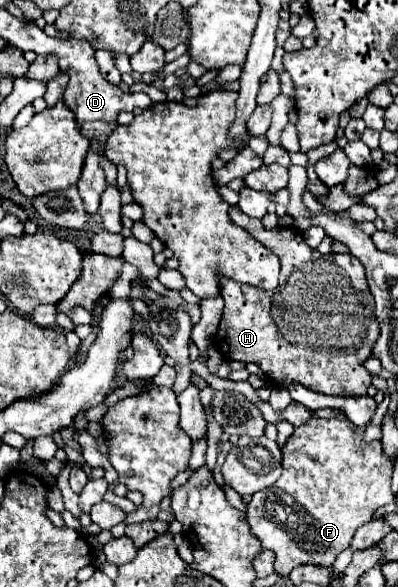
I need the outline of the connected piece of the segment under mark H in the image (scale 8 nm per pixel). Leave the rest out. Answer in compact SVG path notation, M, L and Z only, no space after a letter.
M230 206L230 214L228 214L230 222L240 226L242 230L246 230L254 240L258 240L264 248L268 248L274 256L278 256L282 268L280 268L280 284L276 290L258 290L254 286L242 286L240 282L234 282L232 278L220 278L220 294L224 298L224 312L222 312L222 320L220 320L220 326L218 326L218 332L214 336L216 340L216 346L222 350L222 354L228 358L228 360L238 360L238 362L254 362L258 364L270 378L276 386L288 386L288 384L302 384L314 392L320 392L320 394L330 394L330 396L362 396L366 394L366 390L370 388L370 372L366 372L360 364L370 356L370 346L374 346L374 342L378 340L378 324L374 322L374 300L372 300L372 294L370 294L370 288L366 286L366 274L364 274L364 268L362 264L358 262L358 258L354 258L352 254L318 254L316 250L312 250L304 238L300 236L300 232L296 232L296 228L274 228L274 230L266 230L262 226L260 220L256 218L248 218L246 214L240 212L238 206Z

